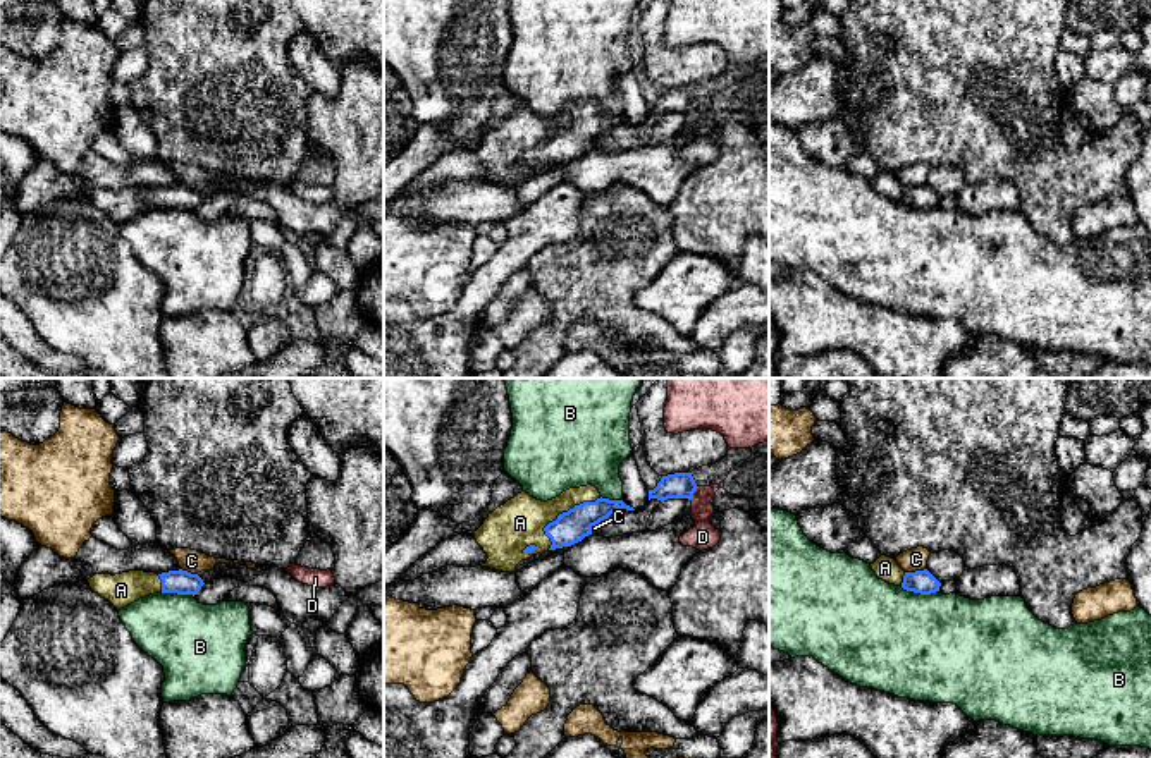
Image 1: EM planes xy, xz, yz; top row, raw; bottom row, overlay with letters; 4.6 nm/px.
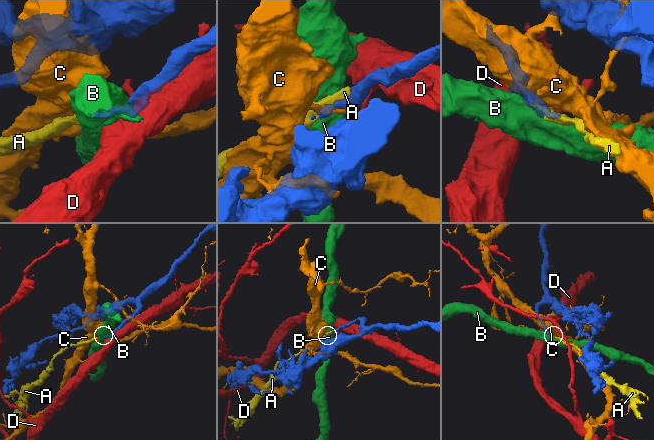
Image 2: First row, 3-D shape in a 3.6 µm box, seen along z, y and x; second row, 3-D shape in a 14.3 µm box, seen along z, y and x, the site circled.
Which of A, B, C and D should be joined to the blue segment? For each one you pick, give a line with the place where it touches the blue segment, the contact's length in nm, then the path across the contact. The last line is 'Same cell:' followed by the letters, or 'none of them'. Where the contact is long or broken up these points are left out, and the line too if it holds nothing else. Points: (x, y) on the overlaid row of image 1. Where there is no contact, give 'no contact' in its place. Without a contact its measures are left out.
A: xz (563, 513) | 360 nm
Same cell: A

